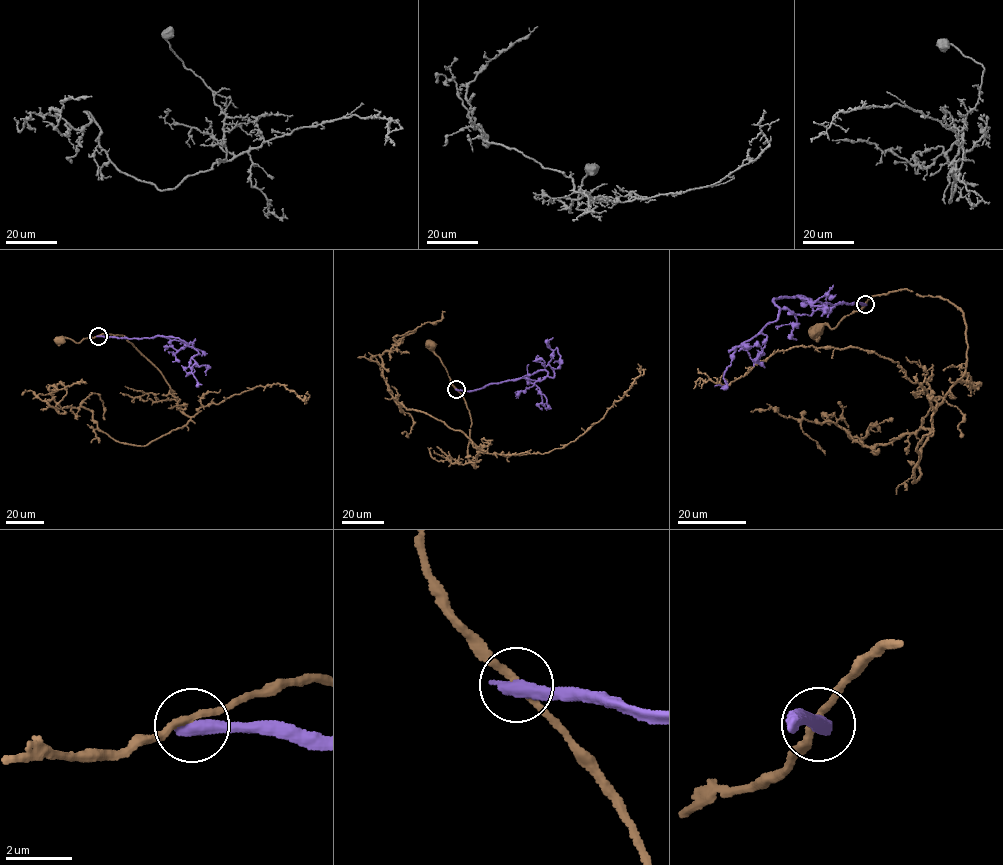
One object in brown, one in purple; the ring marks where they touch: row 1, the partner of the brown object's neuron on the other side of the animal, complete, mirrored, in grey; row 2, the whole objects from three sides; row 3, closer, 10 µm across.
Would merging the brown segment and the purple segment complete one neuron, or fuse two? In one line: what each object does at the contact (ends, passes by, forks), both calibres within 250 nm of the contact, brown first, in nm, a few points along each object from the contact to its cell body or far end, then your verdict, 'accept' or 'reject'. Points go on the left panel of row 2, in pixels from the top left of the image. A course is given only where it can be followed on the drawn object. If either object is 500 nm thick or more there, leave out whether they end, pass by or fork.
200/500 nm | brown via (98, 336), (78, 343), (67, 338), (59, 339) | purple via (98, 336), (178, 337), (199, 354), (192, 358), (196, 363), (192, 373), (198, 385), (201, 385) | reject

